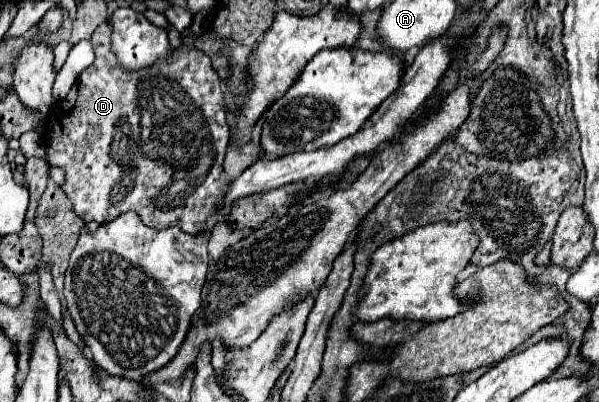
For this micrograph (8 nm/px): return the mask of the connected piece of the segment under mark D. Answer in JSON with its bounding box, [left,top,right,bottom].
[43,26,229,234]

